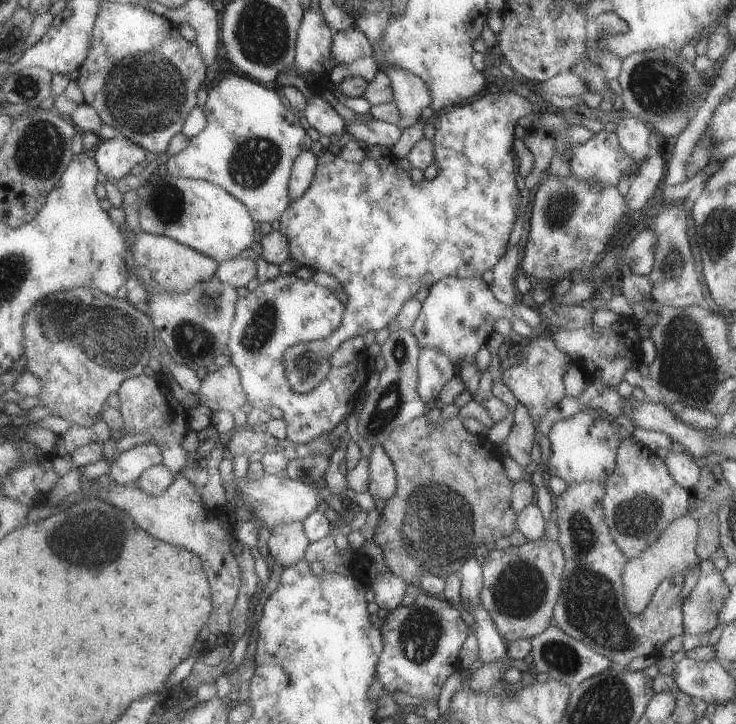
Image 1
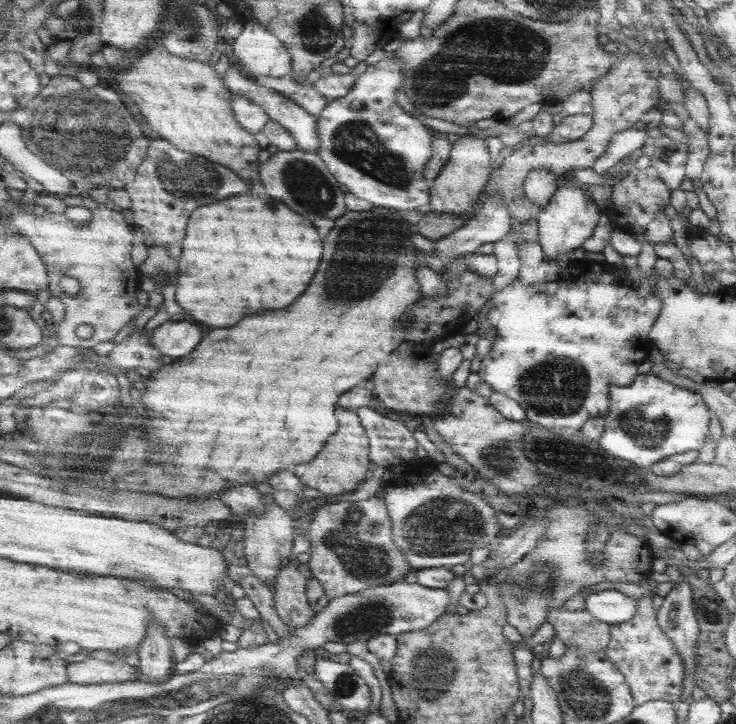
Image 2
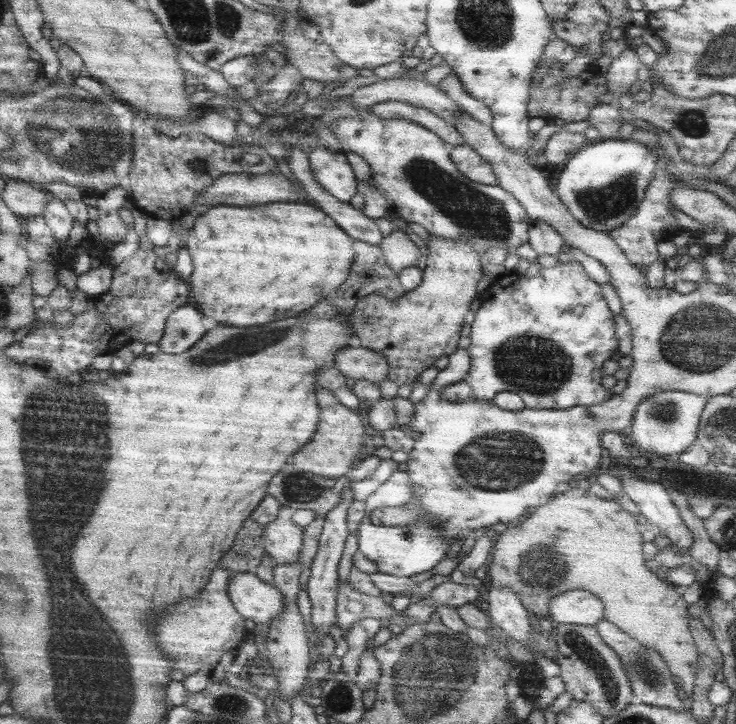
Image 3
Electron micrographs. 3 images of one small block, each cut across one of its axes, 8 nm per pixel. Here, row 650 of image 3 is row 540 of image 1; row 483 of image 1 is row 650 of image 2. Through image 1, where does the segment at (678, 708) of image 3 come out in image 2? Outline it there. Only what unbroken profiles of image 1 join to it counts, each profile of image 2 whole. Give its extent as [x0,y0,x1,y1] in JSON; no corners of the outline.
[605,598,681,706]

